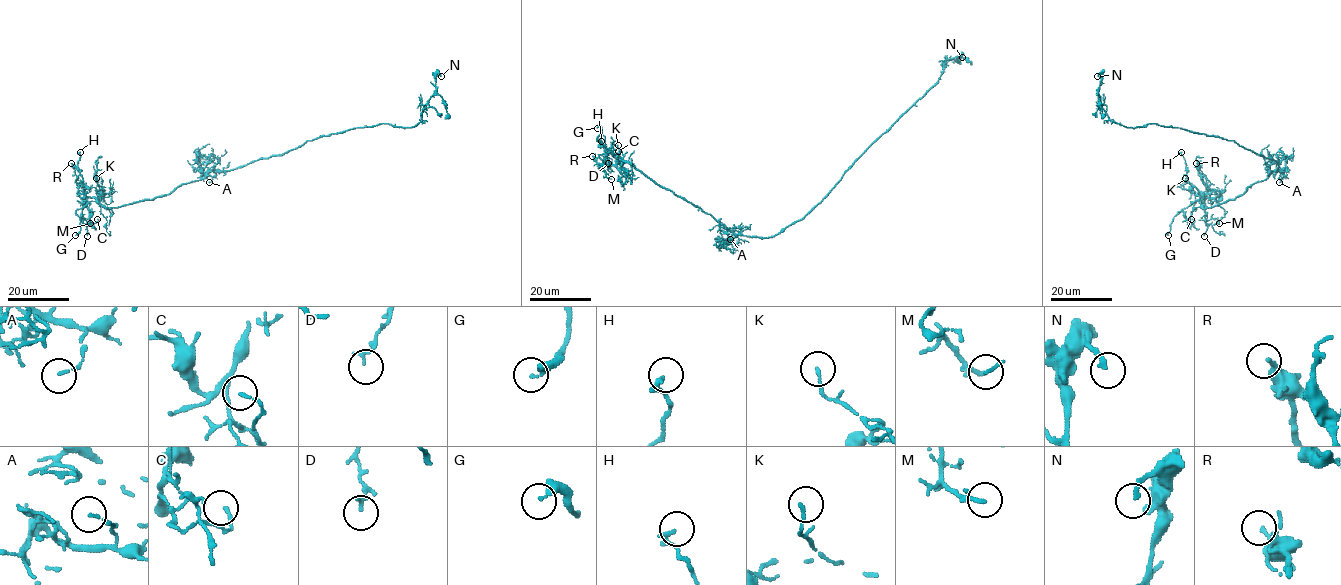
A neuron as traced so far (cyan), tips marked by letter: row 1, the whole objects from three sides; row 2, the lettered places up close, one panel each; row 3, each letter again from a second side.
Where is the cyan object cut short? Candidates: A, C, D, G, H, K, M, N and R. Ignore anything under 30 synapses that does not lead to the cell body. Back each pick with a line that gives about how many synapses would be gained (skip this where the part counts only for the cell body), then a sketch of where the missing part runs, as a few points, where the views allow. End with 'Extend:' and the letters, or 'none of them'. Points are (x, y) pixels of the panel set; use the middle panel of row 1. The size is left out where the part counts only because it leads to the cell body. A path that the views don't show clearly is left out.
G: missing branch runs (597, 128), (592, 132), (578, 173), (582, 217)
Extend: G

